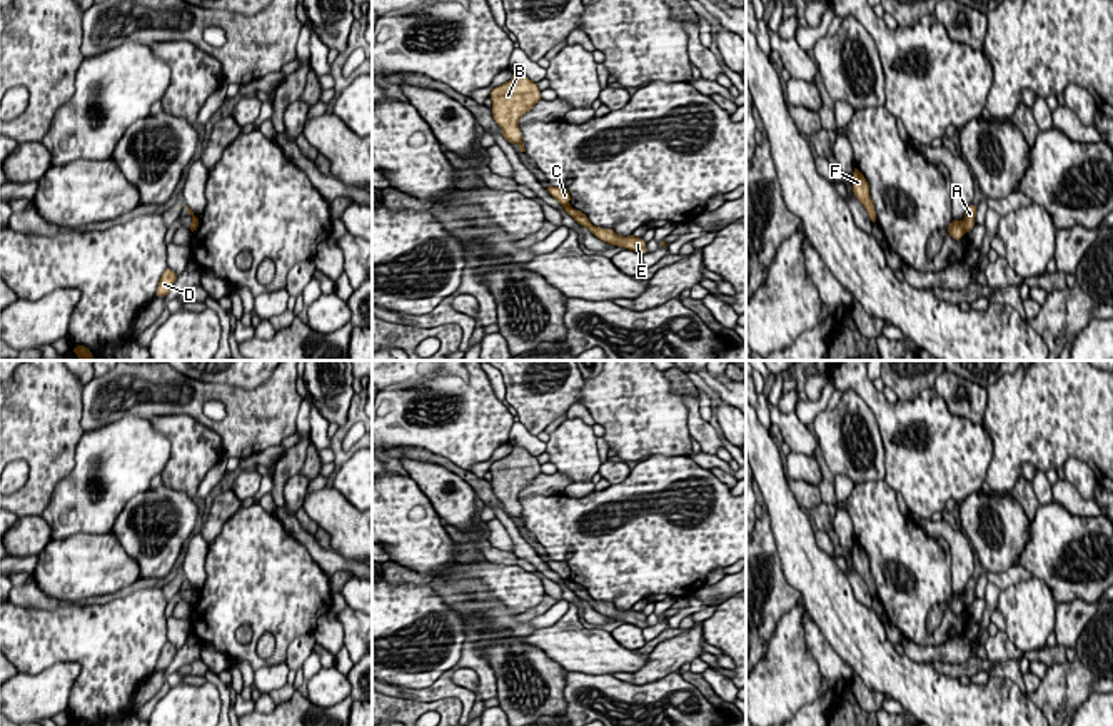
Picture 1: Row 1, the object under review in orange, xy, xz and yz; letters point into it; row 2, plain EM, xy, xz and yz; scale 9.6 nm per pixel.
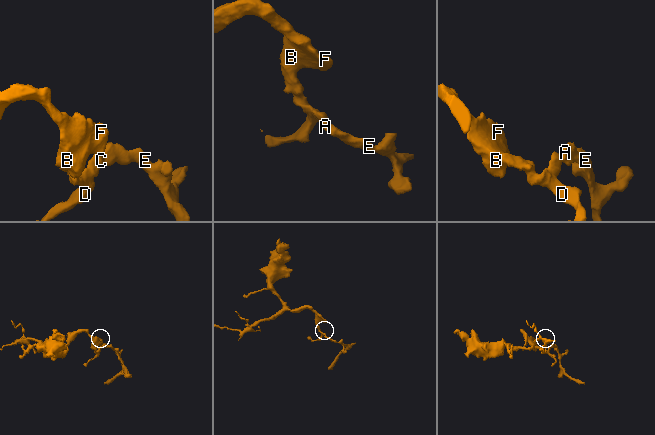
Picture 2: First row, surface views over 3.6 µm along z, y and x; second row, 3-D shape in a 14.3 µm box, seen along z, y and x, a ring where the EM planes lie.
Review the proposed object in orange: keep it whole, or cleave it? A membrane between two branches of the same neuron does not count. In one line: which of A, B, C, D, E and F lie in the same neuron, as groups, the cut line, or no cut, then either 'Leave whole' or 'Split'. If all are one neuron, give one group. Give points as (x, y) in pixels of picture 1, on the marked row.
Groups: A E / B C D F. Split along yz (961, 222), (965, 232). Split

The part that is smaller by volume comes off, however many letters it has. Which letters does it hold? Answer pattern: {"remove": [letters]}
{"remove": ["A", "E"]}

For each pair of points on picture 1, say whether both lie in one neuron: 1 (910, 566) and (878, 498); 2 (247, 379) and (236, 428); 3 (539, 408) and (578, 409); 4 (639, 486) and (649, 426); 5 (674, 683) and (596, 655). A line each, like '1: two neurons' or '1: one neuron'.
1: one neuron
2: two neurons
3: two neurons
4: two neurons
5: two neurons

